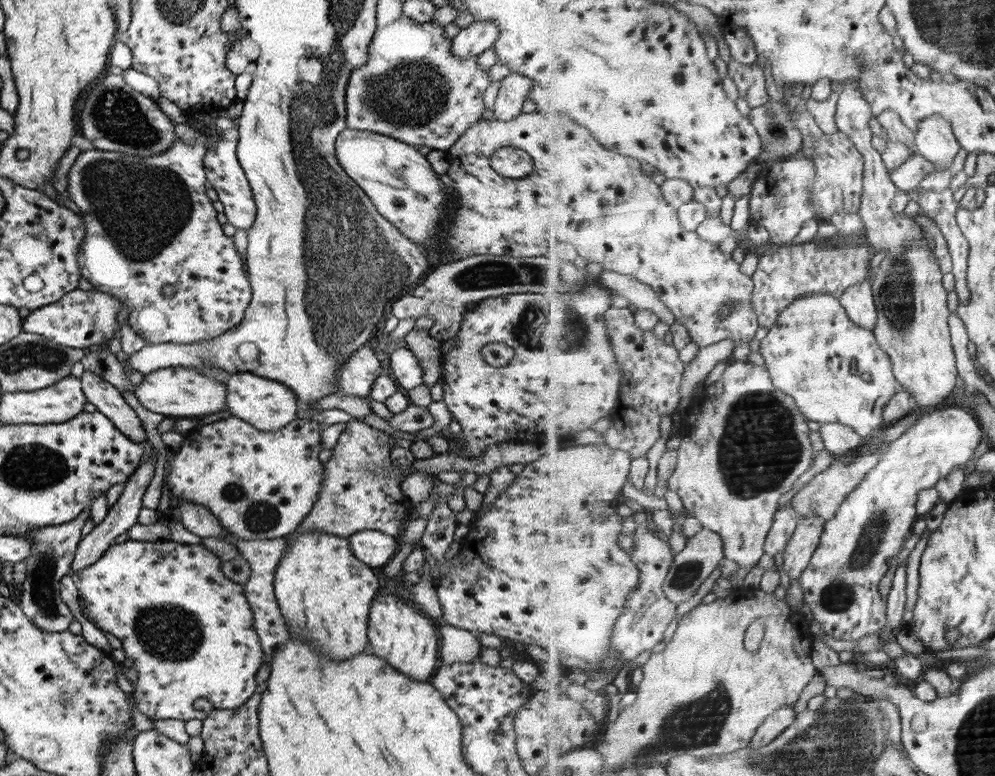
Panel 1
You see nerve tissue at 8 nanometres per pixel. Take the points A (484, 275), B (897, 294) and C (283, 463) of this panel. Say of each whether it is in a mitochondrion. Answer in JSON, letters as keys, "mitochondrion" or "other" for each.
{"A":"mitochondrion","B":"mitochondrion","C":"other"}

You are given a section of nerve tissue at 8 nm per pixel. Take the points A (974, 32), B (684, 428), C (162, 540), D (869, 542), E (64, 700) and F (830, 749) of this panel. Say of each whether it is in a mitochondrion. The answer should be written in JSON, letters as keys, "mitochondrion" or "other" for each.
{"A":"mitochondrion","B":"other","C":"other","D":"mitochondrion","E":"mitochondrion","F":"mitochondrion"}

